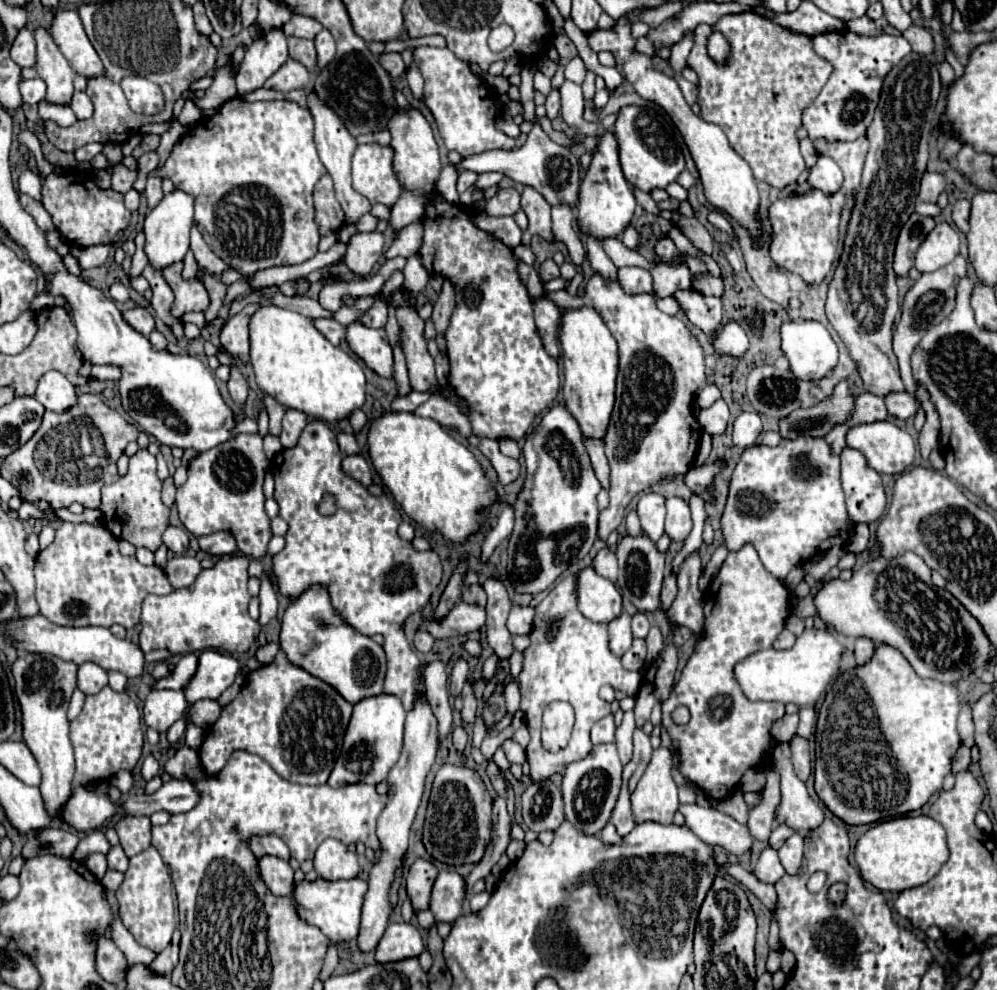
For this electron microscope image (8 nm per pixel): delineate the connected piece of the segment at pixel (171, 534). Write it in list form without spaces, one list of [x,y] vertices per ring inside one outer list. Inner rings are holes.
[[[169,526],[163,534],[163,544],[173,552],[173,554],[183,554],[189,548],[189,536],[185,530],[177,526]]]

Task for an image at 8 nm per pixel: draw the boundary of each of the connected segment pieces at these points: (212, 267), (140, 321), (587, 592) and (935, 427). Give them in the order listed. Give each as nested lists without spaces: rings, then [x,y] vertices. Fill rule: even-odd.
[[[193,226],[191,228],[191,252],[197,260],[197,266],[201,272],[207,272],[207,274],[213,274],[213,276],[219,276],[223,270],[227,270],[229,266],[225,262],[219,262],[219,258],[213,254],[213,250],[205,244],[201,232]]]
[[[133,308],[123,312],[125,320],[129,320],[129,324],[133,324],[133,328],[137,328],[137,332],[141,332],[143,336],[149,336],[155,330],[155,318],[149,310],[145,308]]]
[[[585,568],[579,572],[577,600],[581,614],[593,622],[609,624],[623,612],[621,592],[611,580],[599,576],[593,568]]]
[[[917,386],[917,394],[919,394],[919,400],[921,400],[925,414],[927,414],[927,422],[919,432],[919,452],[927,460],[929,452],[939,446],[939,442],[937,442],[937,438],[939,438],[939,416],[937,416],[937,410],[933,408],[933,402],[929,400],[929,394],[925,392],[925,388]]]

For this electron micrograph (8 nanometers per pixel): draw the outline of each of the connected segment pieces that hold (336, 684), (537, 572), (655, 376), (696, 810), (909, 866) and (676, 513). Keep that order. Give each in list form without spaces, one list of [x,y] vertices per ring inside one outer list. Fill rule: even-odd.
[[[311,586],[305,594],[285,610],[281,622],[281,648],[295,664],[301,664],[309,674],[325,680],[351,704],[383,692],[385,678],[385,652],[369,636],[357,634],[345,624],[329,604],[327,588]]]
[[[555,406],[551,408],[543,418],[541,422],[533,428],[533,432],[525,438],[525,446],[523,446],[523,456],[525,456],[525,464],[527,464],[527,476],[525,476],[525,484],[523,484],[523,490],[519,492],[517,496],[517,502],[515,502],[515,528],[513,528],[513,534],[509,538],[509,558],[507,558],[507,580],[509,580],[509,588],[515,592],[515,594],[537,594],[537,592],[543,592],[545,588],[549,588],[563,572],[569,572],[581,558],[585,558],[585,554],[591,550],[593,542],[597,540],[597,500],[595,496],[599,494],[601,490],[601,484],[595,476],[595,470],[589,462],[589,454],[583,446],[583,440],[581,440],[581,434],[579,434],[579,424],[577,420],[573,420],[573,416],[569,414],[569,410],[565,406]]]
[[[595,274],[585,288],[583,296],[573,298],[567,290],[559,292],[544,292],[543,295],[551,300],[557,308],[581,308],[593,306],[597,314],[603,318],[607,328],[611,330],[613,338],[619,346],[619,374],[617,374],[617,392],[615,392],[615,406],[611,412],[611,422],[605,434],[605,456],[611,468],[611,488],[609,488],[609,506],[599,514],[599,538],[607,540],[607,536],[617,530],[617,526],[625,518],[625,508],[635,494],[641,490],[661,482],[661,480],[675,480],[677,476],[685,476],[697,456],[699,440],[701,440],[701,426],[693,414],[693,402],[697,390],[705,384],[705,354],[699,340],[687,330],[687,326],[673,316],[663,314],[653,296],[639,294],[629,296],[621,290],[619,282],[603,280]]]
[[[681,804],[679,812],[685,816],[687,826],[711,846],[717,844],[735,856],[749,852],[753,846],[753,836],[745,824],[711,806],[701,808],[697,804]]]
[[[901,816],[869,828],[855,846],[857,868],[865,882],[881,892],[903,892],[929,882],[949,858],[945,828],[929,816]]]
[[[667,498],[667,518],[665,518],[665,534],[671,542],[683,542],[691,532],[691,516],[689,506],[681,498]]]

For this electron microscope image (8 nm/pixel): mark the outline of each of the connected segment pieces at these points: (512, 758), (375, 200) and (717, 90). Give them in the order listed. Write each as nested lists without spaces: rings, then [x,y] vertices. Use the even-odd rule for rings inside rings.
[[[505,740],[503,742],[503,748],[505,748],[505,754],[507,754],[507,760],[511,762],[511,764],[525,764],[525,752],[523,752],[523,748],[517,744],[517,742],[513,742],[513,740]]]
[[[365,144],[359,146],[353,158],[353,188],[361,192],[371,204],[393,206],[401,196],[401,184],[391,166],[393,150],[387,146]]]
[[[753,10],[729,14],[721,16],[721,20],[717,20],[717,24],[713,26],[699,24],[693,30],[693,48],[687,64],[699,76],[697,104],[701,106],[701,118],[705,122],[721,126],[721,130],[729,138],[731,148],[735,148],[735,152],[751,166],[755,178],[767,182],[777,190],[795,184],[799,174],[805,170],[805,160],[799,152],[799,140],[795,136],[797,128],[801,128],[801,108],[813,102],[813,96],[821,92],[821,88],[833,74],[833,64],[817,56],[817,52],[813,50],[813,38],[807,34],[791,32]],[[711,32],[721,32],[731,46],[727,60],[723,64],[715,62],[715,68],[707,68],[707,38],[711,36]]]

